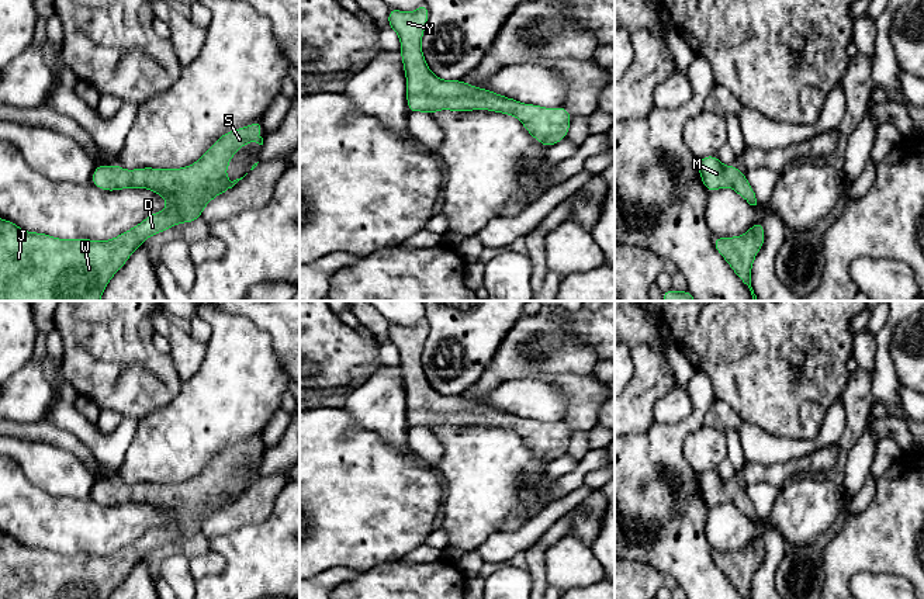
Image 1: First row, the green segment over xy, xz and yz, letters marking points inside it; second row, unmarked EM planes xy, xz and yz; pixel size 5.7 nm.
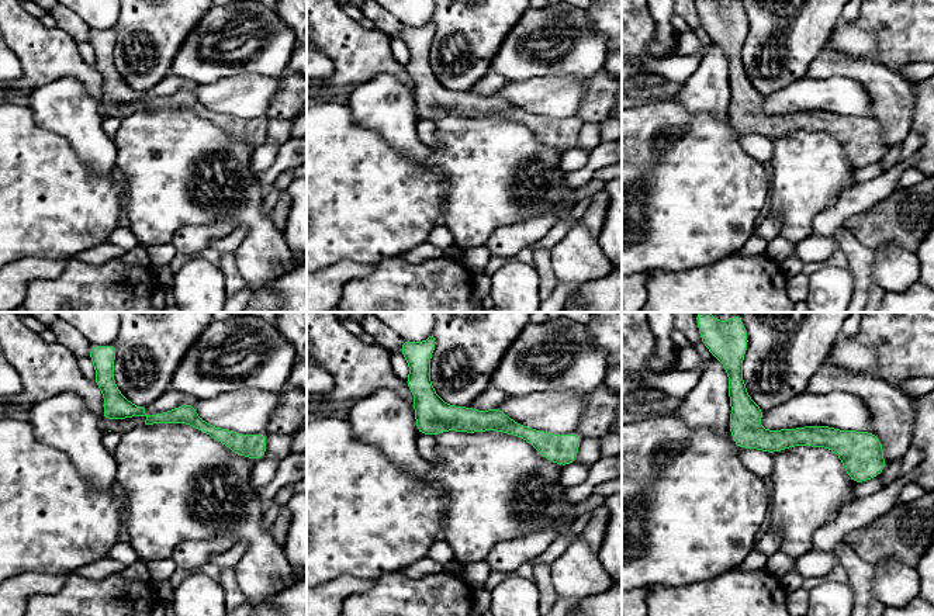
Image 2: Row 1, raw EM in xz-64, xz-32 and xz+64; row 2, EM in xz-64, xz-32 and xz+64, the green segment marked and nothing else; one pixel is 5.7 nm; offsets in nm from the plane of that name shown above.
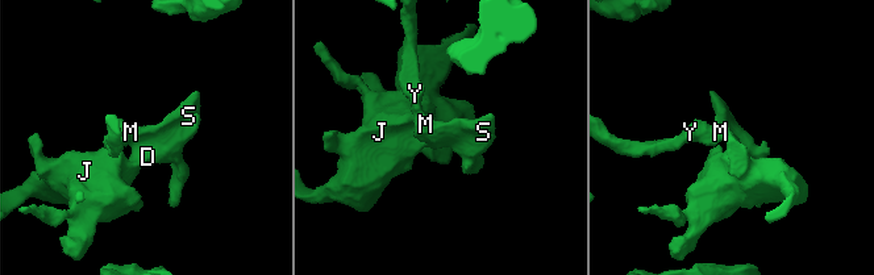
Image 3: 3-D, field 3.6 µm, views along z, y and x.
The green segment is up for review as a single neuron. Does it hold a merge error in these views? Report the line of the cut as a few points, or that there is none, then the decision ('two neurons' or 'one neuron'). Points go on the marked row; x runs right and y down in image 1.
cut none; one neuron

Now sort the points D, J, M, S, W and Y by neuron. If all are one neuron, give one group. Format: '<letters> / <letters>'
D J M S W Y

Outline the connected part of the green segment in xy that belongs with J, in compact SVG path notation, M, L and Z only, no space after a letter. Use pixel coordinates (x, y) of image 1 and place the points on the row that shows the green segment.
M262 120L224 132L197 162L180 169L125 170L117 163L97 165L91 174L91 184L100 190L148 188L167 201L165 211L150 214L136 226L110 240L59 239L48 233L25 232L15 222L0 218L0 301L100 301L110 280L149 236L181 222L191 224L200 219L211 200L243 179L229 181L226 167L238 149L250 142L263 145L262 132Z

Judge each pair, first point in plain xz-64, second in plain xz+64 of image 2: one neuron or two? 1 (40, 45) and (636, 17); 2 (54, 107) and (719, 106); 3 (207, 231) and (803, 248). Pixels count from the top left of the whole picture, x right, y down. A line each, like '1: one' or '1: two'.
1: one
2: one
3: one

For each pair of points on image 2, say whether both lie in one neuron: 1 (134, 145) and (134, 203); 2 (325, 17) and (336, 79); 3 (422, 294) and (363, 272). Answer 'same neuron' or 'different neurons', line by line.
1: same neuron
2: same neuron
3: different neurons

